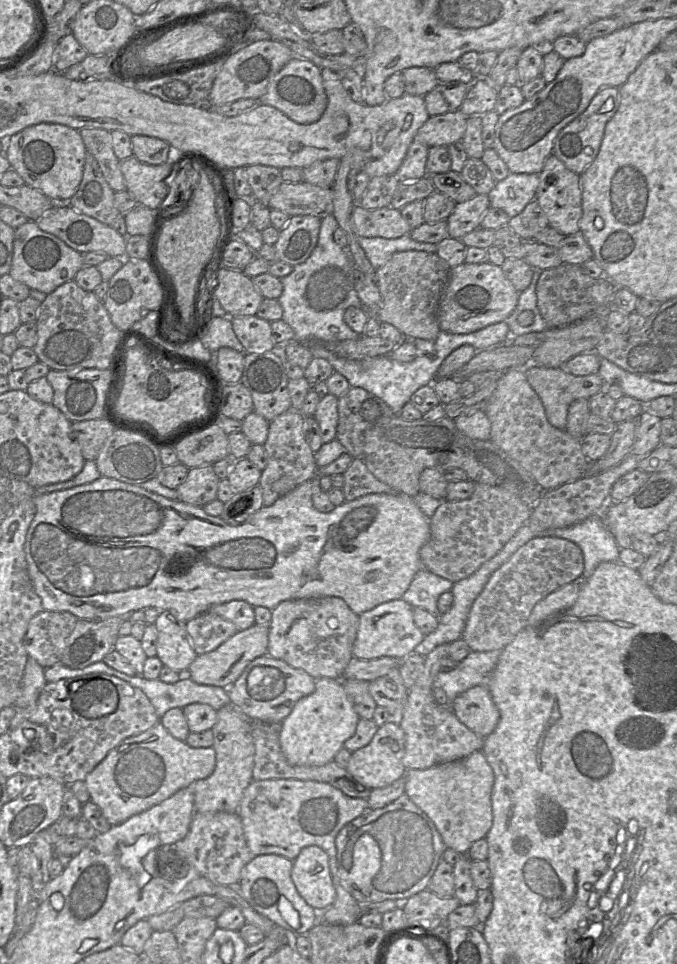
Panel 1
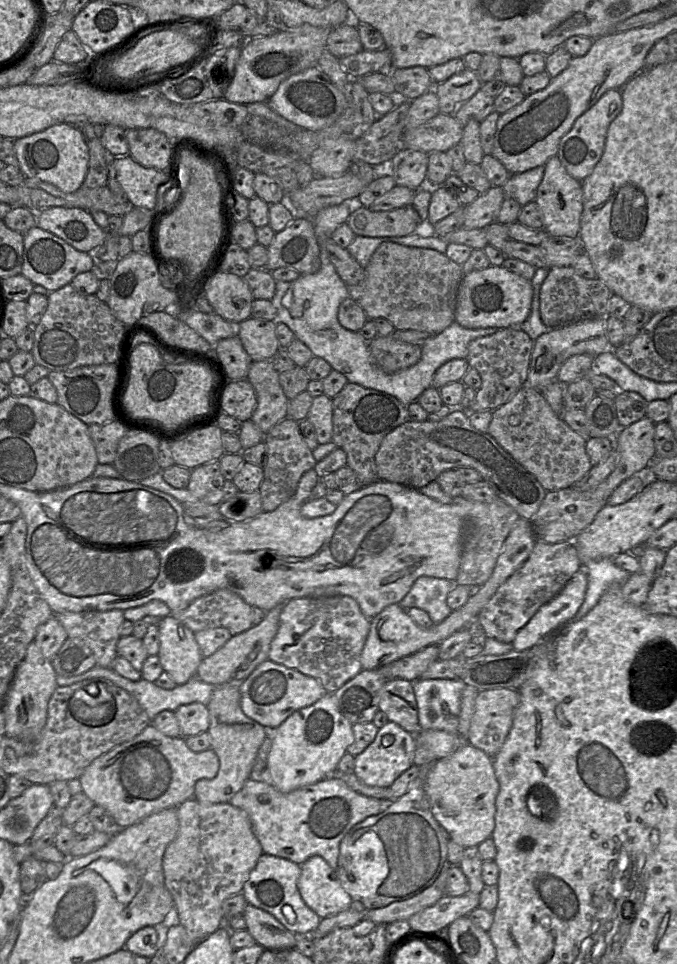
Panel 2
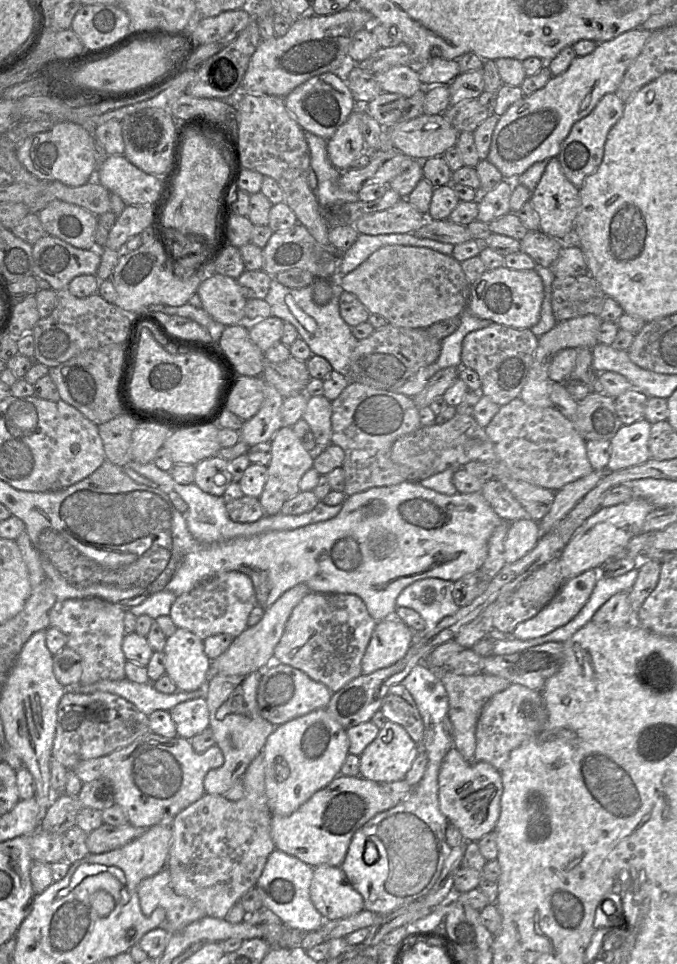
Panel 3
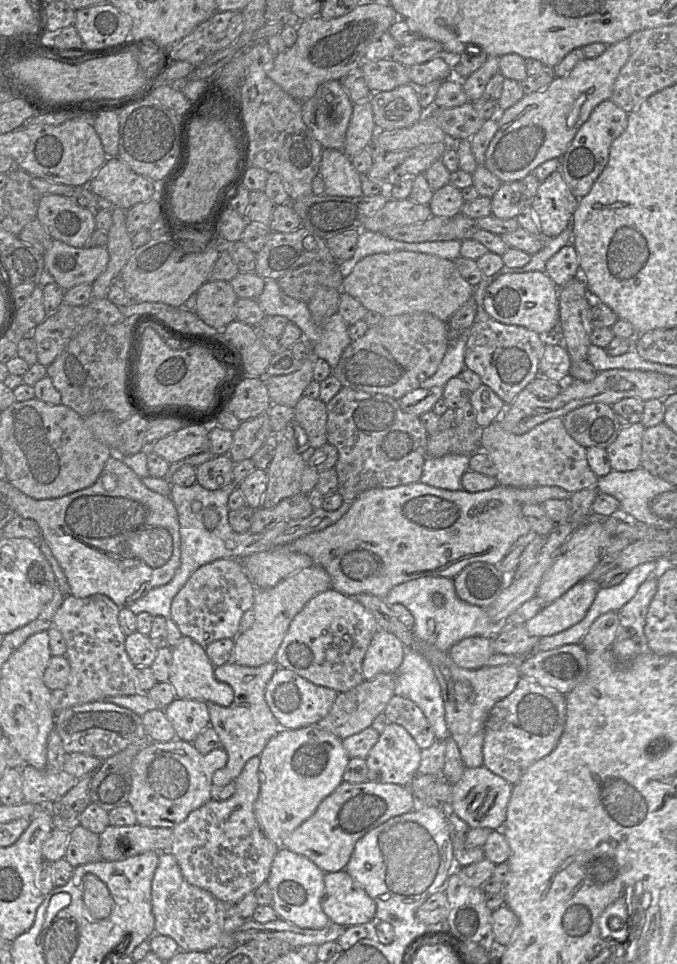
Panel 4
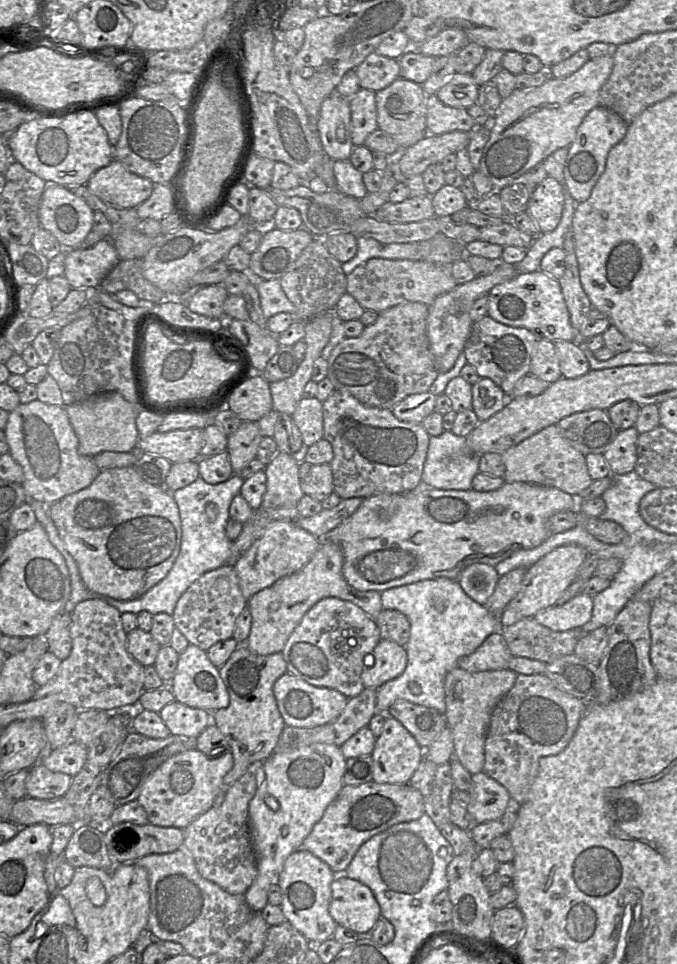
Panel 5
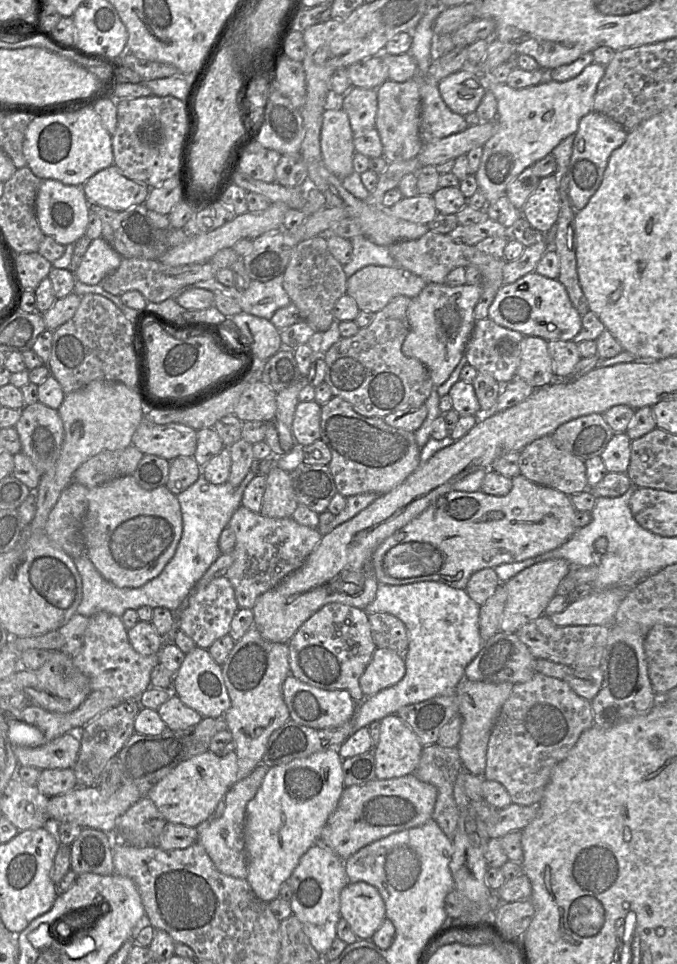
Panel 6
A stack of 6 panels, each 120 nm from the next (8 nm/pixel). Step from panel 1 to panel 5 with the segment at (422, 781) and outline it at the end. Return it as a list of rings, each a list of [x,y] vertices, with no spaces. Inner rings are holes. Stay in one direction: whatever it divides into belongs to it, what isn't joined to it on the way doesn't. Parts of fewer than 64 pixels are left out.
[[[484,771],[472,775],[473,787],[466,808],[473,823],[499,819],[513,805],[507,789]]]

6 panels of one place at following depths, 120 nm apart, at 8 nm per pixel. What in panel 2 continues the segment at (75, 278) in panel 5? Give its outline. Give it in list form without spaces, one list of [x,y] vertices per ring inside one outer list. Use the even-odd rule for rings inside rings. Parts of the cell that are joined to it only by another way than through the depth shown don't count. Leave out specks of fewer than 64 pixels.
[[[38,226],[31,228],[23,235],[24,255],[21,275],[33,284],[41,285],[48,291],[54,292],[71,283],[79,273],[90,271],[93,268],[93,258],[87,252],[82,252],[56,235],[41,229]]]

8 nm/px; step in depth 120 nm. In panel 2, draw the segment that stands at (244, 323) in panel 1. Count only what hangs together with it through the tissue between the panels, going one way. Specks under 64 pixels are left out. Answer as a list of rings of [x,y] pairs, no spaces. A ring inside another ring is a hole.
[[[252,316],[238,324],[238,337],[252,361],[271,361],[278,352],[275,328],[275,321]]]

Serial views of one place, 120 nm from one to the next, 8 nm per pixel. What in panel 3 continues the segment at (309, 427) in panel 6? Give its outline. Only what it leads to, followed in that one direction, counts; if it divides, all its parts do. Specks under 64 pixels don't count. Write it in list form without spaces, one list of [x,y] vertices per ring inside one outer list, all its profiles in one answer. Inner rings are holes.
[[[323,395],[308,397],[307,406],[302,416],[302,419],[310,426],[318,445],[332,444],[331,402]]]

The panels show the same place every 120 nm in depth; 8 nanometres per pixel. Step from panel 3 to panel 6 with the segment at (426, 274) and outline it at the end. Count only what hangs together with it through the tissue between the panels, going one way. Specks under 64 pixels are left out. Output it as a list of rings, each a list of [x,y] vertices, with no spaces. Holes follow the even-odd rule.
[[[368,265],[347,278],[346,294],[355,300],[360,311],[377,313],[396,296],[405,295],[414,298],[427,283],[429,282],[404,268]]]

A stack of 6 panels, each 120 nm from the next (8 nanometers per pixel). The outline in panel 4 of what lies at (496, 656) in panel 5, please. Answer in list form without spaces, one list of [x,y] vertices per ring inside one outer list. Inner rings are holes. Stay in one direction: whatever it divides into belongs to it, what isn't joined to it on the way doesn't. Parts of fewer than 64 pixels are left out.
[[[491,636],[465,638],[454,644],[447,652],[455,664],[465,669],[479,669],[495,652]]]

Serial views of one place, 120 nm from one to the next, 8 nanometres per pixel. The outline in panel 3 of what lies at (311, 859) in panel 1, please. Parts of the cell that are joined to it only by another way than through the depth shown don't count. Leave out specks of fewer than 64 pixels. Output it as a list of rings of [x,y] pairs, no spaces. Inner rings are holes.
[[[313,867],[310,898],[325,920],[348,918],[364,910],[364,900],[340,867]]]

